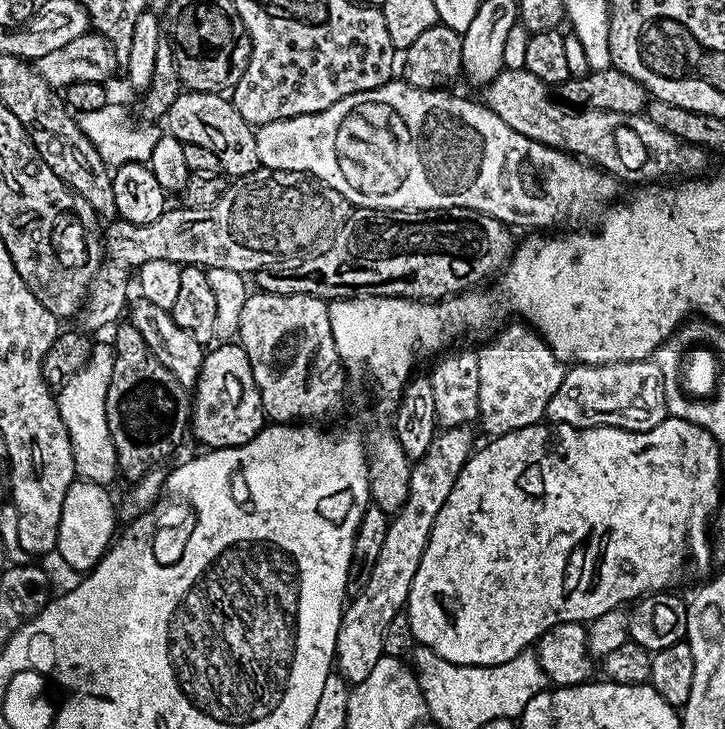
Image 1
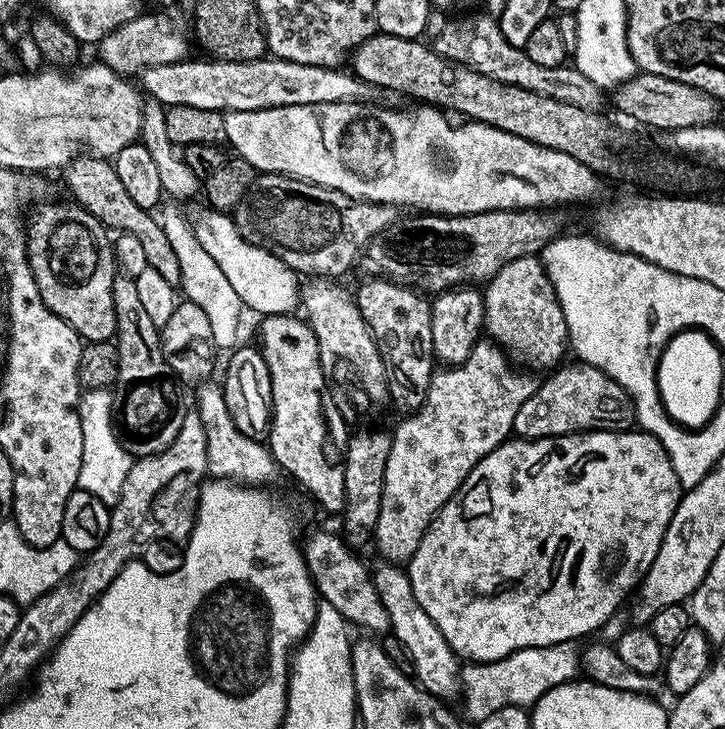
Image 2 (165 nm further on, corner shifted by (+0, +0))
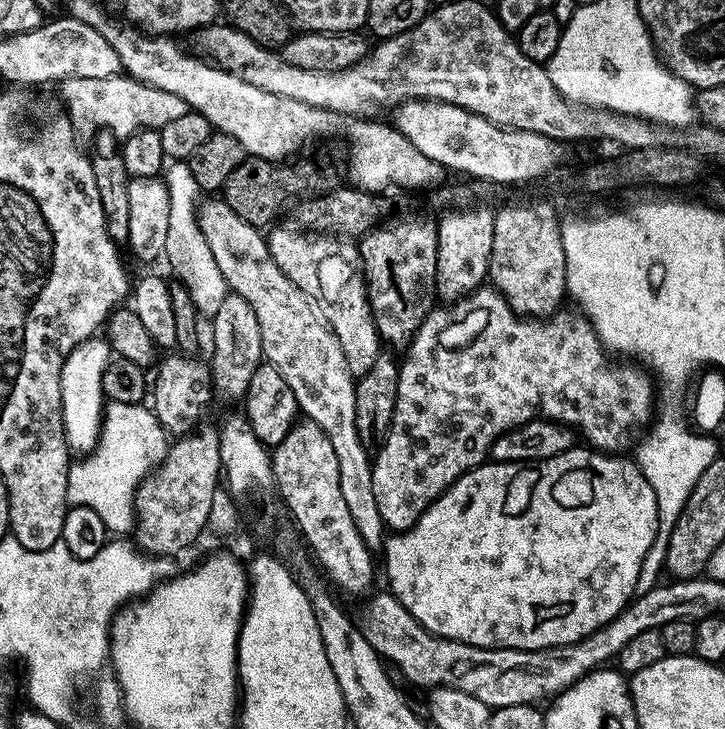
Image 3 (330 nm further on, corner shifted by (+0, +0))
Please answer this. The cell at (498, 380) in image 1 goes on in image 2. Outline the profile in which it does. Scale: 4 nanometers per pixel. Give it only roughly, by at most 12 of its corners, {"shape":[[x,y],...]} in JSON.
{"shape":[[539,255],[487,281],[483,331],[528,370],[569,343]]}

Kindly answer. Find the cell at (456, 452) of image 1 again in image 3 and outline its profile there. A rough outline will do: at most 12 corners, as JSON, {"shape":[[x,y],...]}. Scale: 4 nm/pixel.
{"shape":[[491,286],[433,307],[372,460],[407,530],[496,437],[547,419],[620,454],[654,416],[579,310]]}

